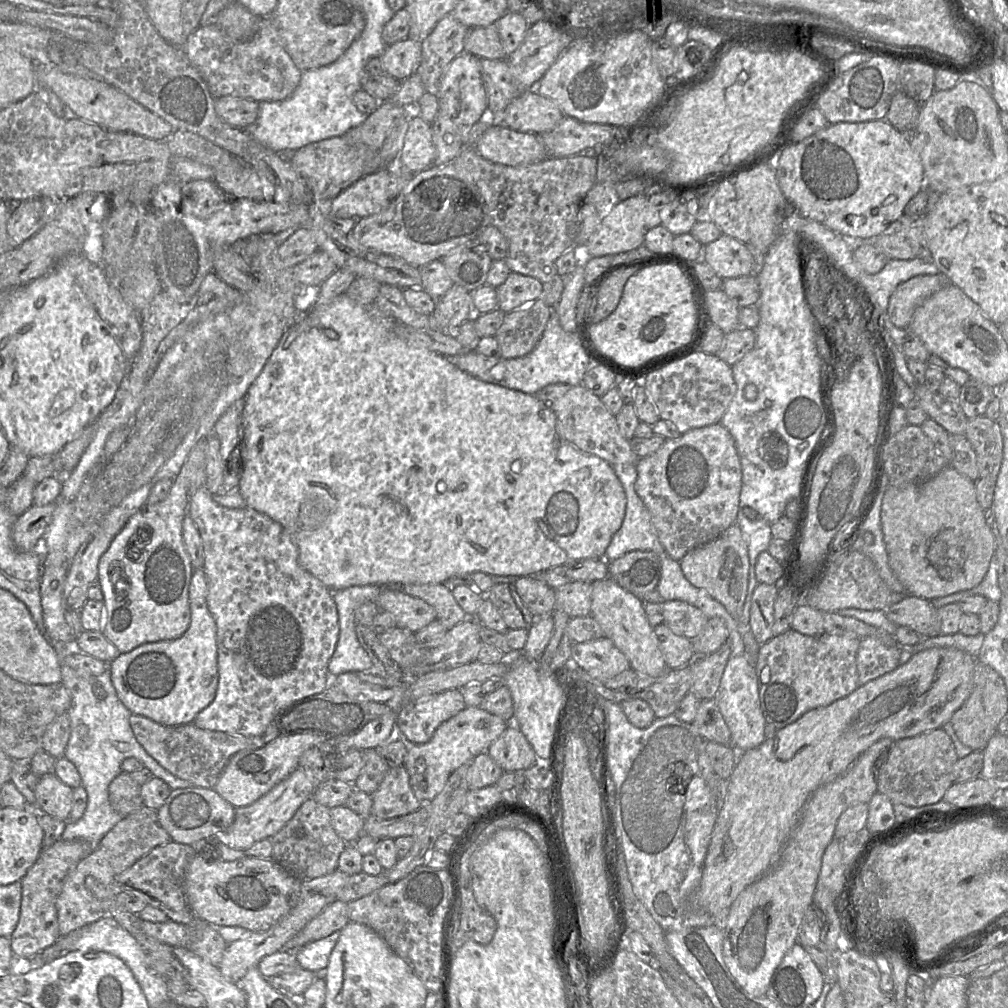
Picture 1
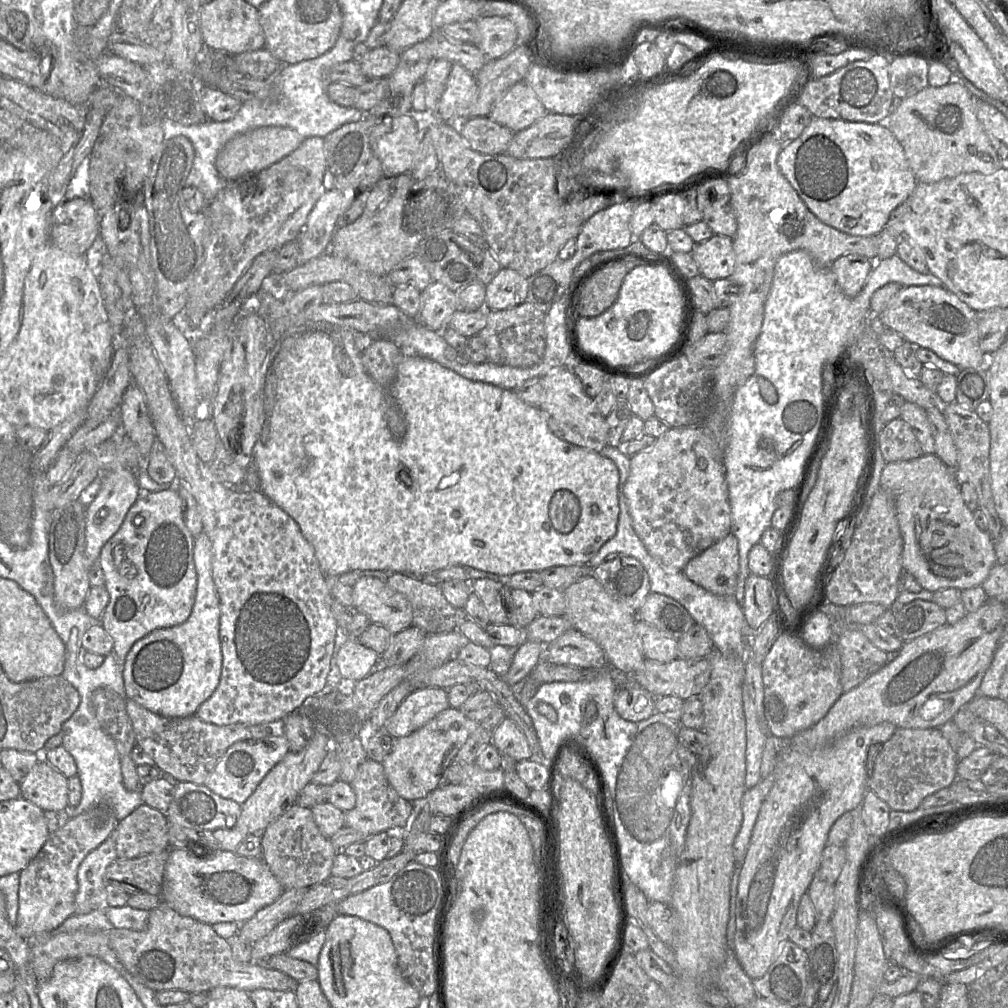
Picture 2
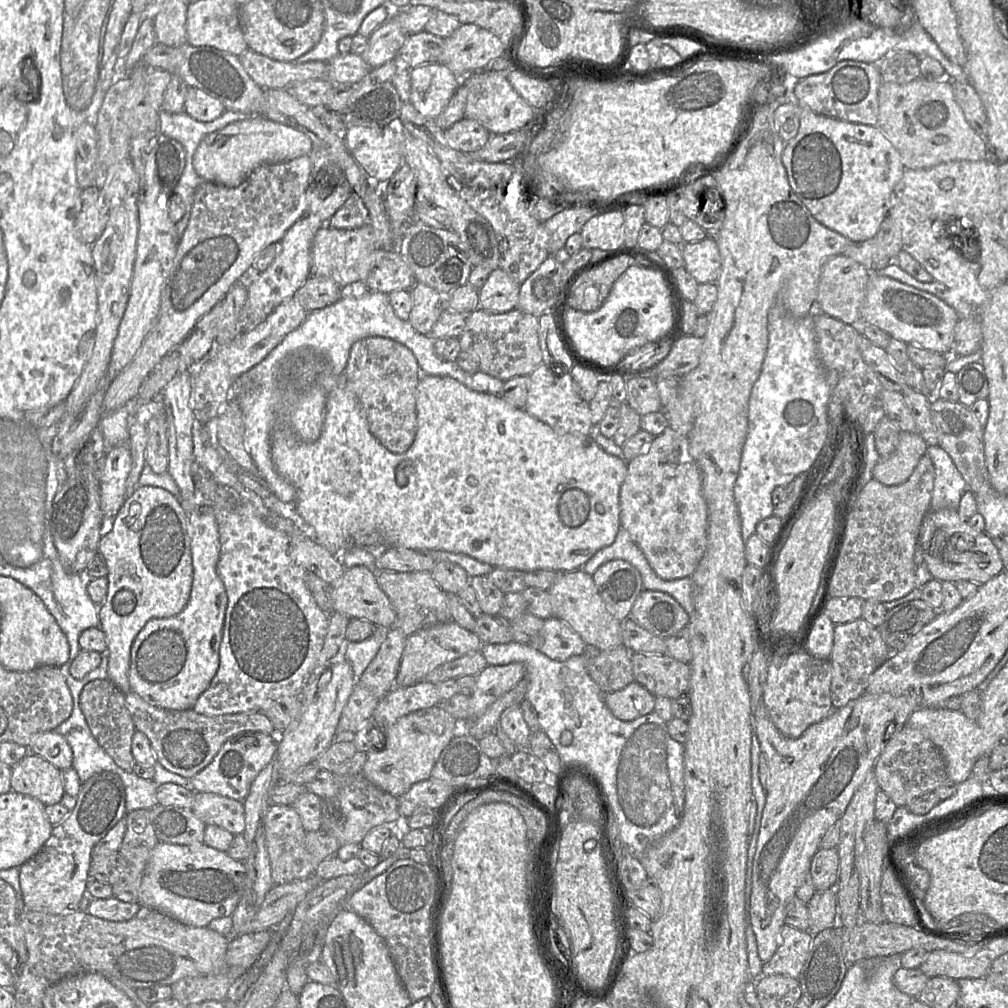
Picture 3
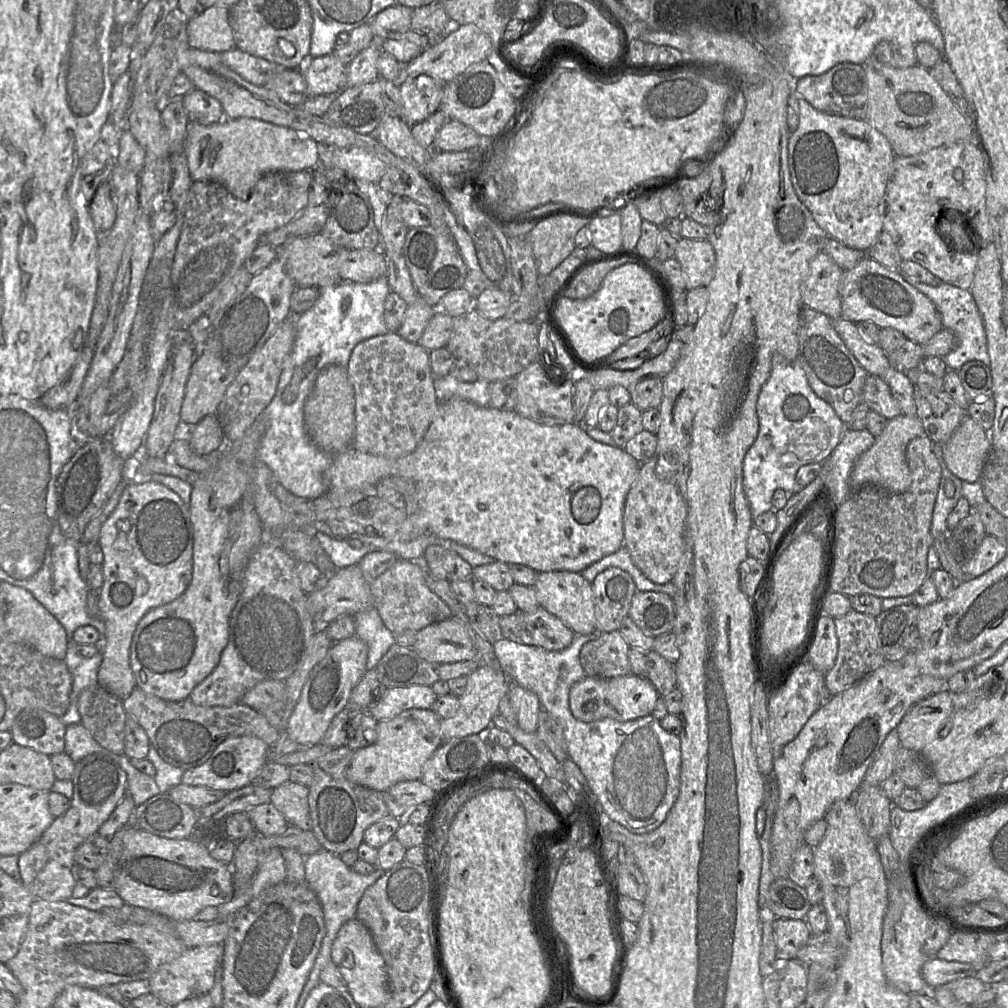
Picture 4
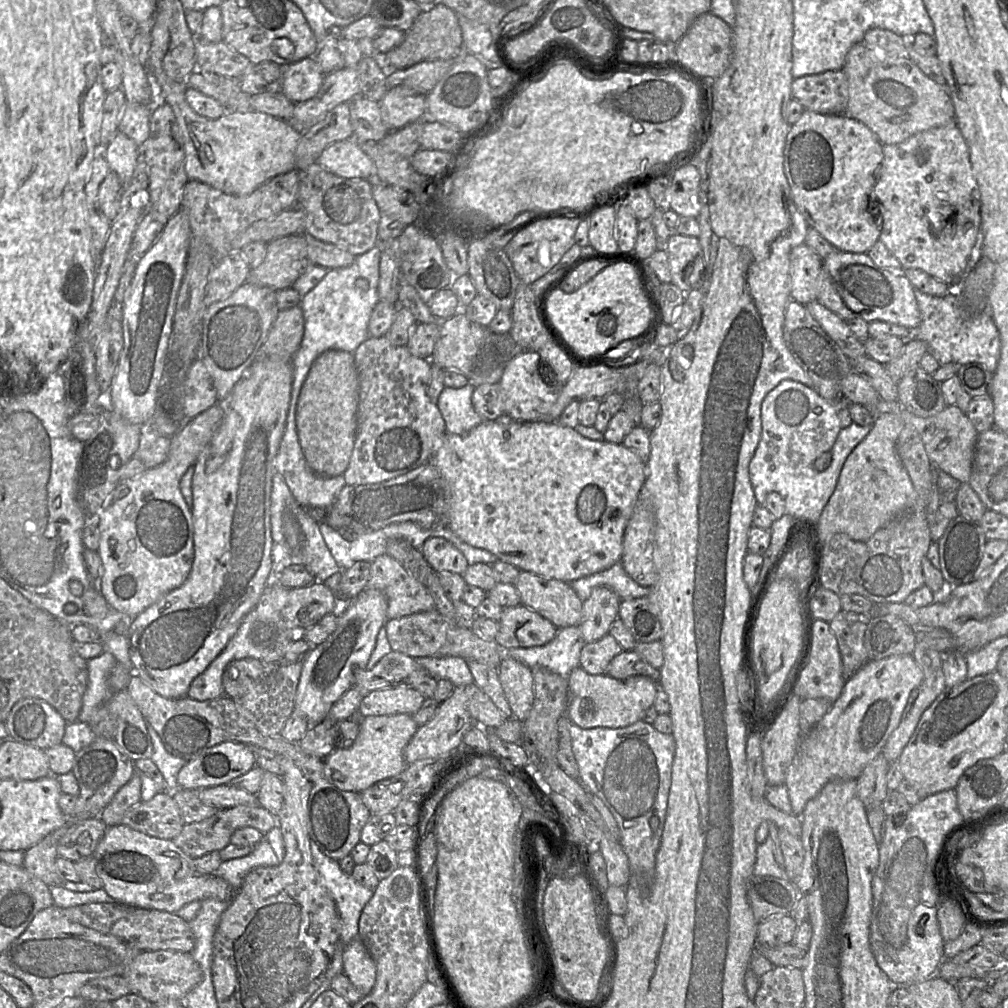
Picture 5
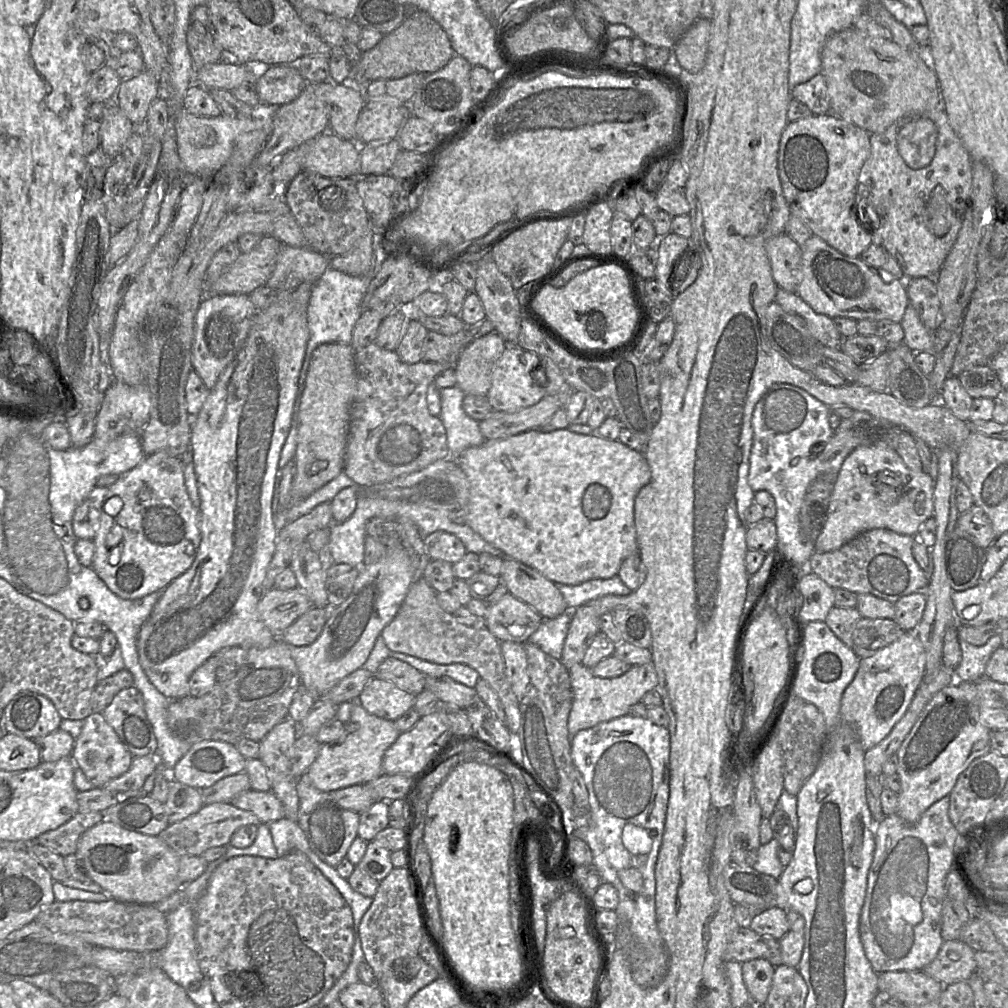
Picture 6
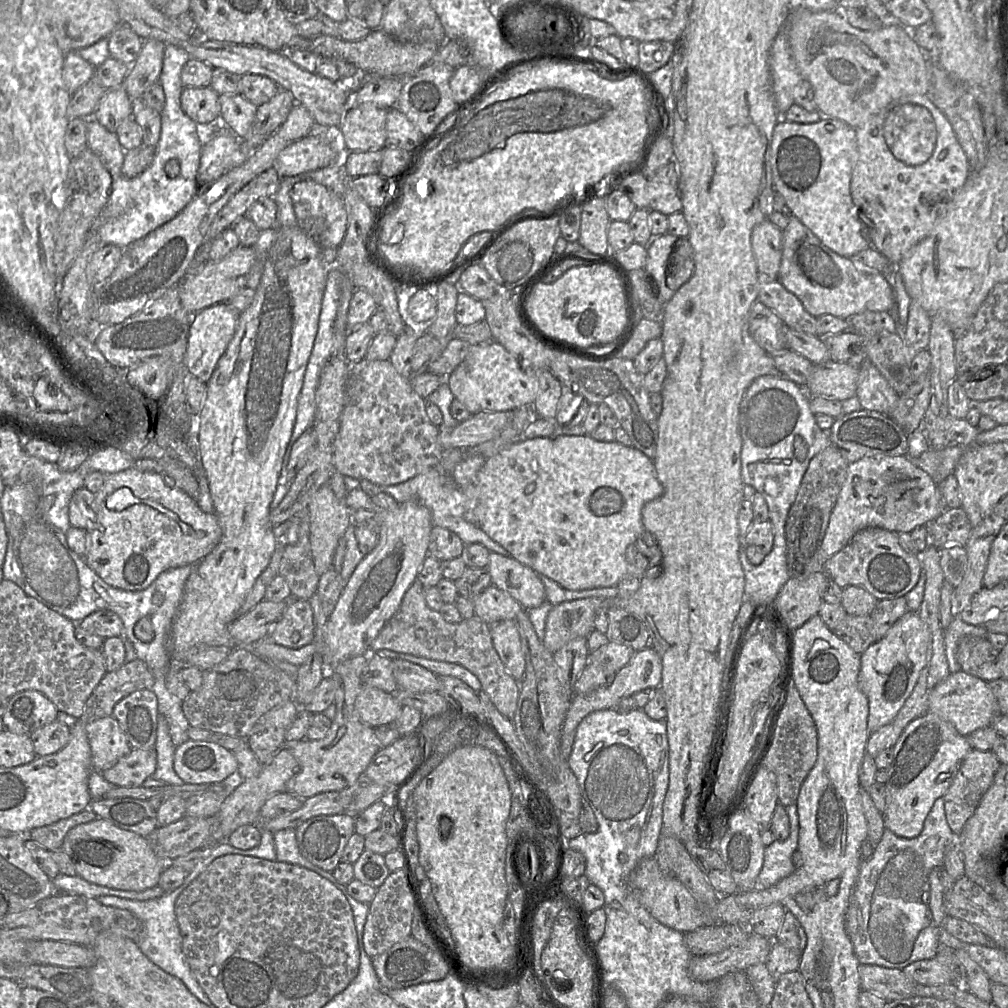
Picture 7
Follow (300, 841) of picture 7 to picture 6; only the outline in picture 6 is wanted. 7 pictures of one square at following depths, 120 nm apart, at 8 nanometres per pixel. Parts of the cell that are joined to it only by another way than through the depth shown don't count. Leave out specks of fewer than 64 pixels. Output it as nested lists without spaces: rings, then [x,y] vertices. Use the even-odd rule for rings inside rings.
[[[303,774],[297,783],[299,810],[297,824],[305,833],[312,851],[325,863],[337,867],[346,858],[347,852],[358,837],[360,813],[339,806],[330,793],[317,789]]]

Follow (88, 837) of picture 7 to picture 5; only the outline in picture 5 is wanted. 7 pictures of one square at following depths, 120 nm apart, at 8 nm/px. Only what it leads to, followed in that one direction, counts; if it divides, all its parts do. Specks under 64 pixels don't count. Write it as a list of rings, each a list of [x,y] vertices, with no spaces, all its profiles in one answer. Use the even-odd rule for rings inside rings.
[[[126,825],[107,827],[92,857],[103,889],[123,905],[176,913],[193,901],[211,898],[231,902],[234,896],[227,881],[213,874],[201,873],[194,859],[172,840],[152,837]]]

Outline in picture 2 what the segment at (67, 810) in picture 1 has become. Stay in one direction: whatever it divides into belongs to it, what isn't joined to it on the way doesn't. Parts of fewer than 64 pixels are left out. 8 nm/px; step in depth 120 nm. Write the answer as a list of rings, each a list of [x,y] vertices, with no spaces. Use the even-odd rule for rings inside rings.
[[[38,761],[19,785],[21,797],[43,811],[60,811],[69,806],[68,778],[46,761]]]

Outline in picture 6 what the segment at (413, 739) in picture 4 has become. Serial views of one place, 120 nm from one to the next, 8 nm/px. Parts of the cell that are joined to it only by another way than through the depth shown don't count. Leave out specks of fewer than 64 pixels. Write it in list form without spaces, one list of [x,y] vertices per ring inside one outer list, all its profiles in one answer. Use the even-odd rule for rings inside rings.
[[[356,700],[350,718],[344,724],[342,736],[334,742],[321,745],[317,758],[306,773],[312,784],[323,792],[365,784],[383,774],[384,754],[400,734],[394,721],[369,714]]]

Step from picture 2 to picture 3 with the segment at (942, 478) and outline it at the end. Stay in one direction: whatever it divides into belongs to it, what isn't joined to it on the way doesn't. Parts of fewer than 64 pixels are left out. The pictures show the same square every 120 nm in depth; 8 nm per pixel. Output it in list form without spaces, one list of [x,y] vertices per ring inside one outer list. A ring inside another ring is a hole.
[[[901,431],[895,452],[873,468],[873,478],[886,486],[904,483],[927,452],[928,445],[919,433]],[[956,510],[929,511],[922,522],[915,553],[916,566],[925,563],[933,579],[956,583],[968,580],[985,584],[1004,570],[1003,561],[993,539],[975,530]]]

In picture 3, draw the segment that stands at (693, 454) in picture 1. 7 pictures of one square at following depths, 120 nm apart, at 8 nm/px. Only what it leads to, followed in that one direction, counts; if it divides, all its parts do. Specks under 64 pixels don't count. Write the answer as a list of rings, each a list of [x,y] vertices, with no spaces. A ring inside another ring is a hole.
[[[668,426],[627,464],[627,475],[620,488],[620,526],[629,532],[660,578],[675,580],[690,577],[706,550],[708,506],[703,495],[701,471],[689,454],[687,439]]]

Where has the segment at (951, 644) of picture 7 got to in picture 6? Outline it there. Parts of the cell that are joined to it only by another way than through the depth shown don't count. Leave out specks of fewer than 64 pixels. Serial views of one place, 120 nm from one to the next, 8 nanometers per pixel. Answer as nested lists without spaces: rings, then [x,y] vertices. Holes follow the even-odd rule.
[[[994,635],[981,646],[959,640],[962,659],[954,669],[956,680],[975,682],[985,676],[987,662],[993,652],[1002,646],[1001,635]]]

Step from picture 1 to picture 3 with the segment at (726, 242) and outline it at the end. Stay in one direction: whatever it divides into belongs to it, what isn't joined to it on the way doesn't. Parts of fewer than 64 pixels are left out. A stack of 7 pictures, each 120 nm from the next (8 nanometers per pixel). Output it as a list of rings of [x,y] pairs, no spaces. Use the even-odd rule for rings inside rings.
[[[712,236],[684,243],[682,255],[686,270],[701,283],[715,283],[720,276],[722,261],[718,245]]]

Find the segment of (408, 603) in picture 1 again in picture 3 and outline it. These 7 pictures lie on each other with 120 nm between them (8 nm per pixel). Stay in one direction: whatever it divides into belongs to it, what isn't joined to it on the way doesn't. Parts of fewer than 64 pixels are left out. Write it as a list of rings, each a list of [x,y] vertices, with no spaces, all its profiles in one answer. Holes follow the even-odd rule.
[[[362,565],[345,569],[341,578],[333,585],[334,612],[345,614],[351,618],[367,620],[386,629],[394,627],[396,613],[378,583],[377,573],[374,569]]]

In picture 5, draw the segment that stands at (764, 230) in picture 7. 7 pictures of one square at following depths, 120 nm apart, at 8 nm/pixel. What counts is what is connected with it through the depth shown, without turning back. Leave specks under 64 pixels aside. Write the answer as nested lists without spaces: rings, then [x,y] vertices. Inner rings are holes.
[[[807,245],[790,252],[791,299],[803,305],[817,301],[821,288],[822,257]]]

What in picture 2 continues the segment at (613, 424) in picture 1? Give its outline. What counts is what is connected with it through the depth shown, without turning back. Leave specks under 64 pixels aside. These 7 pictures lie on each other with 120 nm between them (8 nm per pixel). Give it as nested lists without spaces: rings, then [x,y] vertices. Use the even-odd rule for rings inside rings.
[[[564,366],[554,367],[541,377],[543,394],[540,408],[547,416],[551,431],[560,439],[586,449],[600,452],[608,445],[609,427],[597,408],[594,398],[584,390],[580,379]]]

